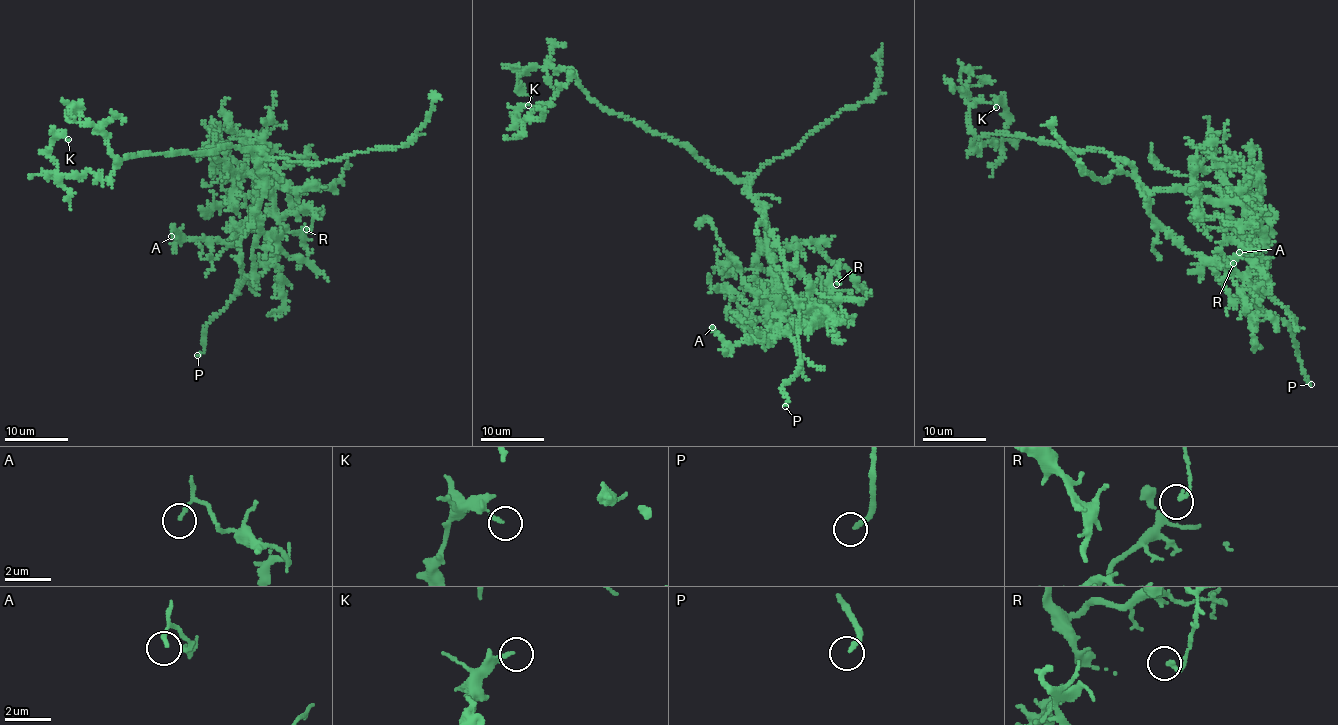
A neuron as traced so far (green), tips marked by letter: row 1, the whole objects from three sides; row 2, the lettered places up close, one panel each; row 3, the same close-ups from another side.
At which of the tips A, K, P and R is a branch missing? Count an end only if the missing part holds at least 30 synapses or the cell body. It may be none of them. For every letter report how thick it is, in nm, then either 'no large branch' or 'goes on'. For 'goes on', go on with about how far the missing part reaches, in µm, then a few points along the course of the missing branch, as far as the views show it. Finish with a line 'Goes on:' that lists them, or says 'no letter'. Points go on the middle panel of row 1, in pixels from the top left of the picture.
A: 130 nm | no large branch
K: 140 nm | no large branch
P: 200 nm | goes on | 50 µm
R: 150 nm | no large branch
Goes on: P

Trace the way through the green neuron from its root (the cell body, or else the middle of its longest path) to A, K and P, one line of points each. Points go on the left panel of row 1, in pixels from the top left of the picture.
A: (249, 150), (260, 150), (264, 172), (237, 240), (171, 236)
K: (249, 150), (227, 145), (132, 156), (105, 179), (87, 169), (57, 173), (51, 141), (68, 139)
P: (249, 150), (260, 150), (258, 165), (264, 176), (254, 269), (205, 327), (203, 350), (197, 355)

